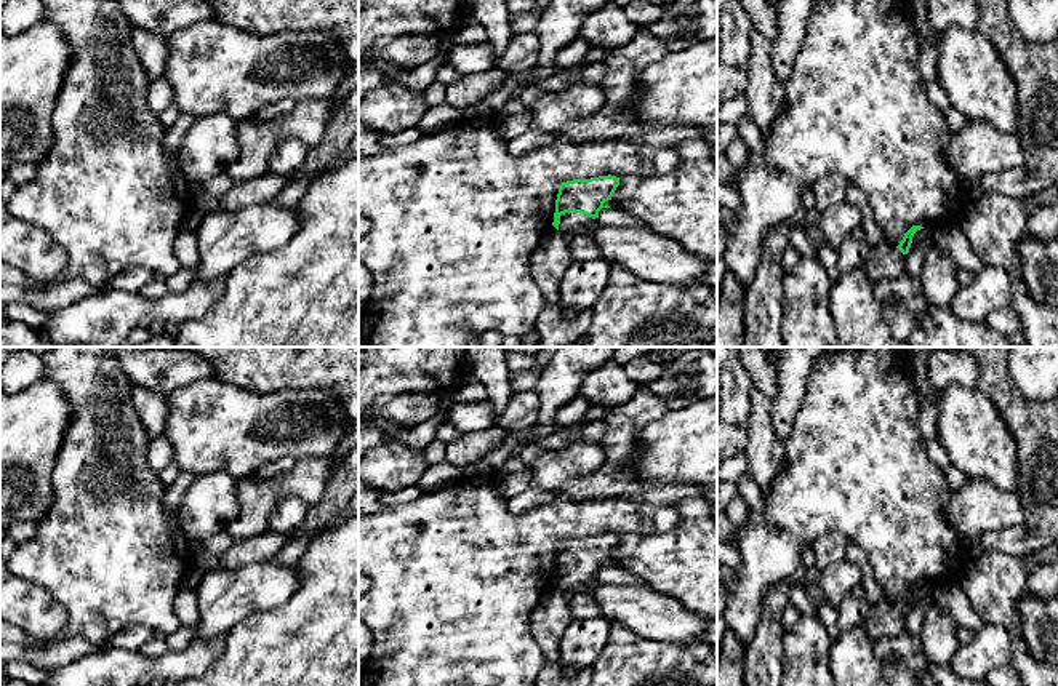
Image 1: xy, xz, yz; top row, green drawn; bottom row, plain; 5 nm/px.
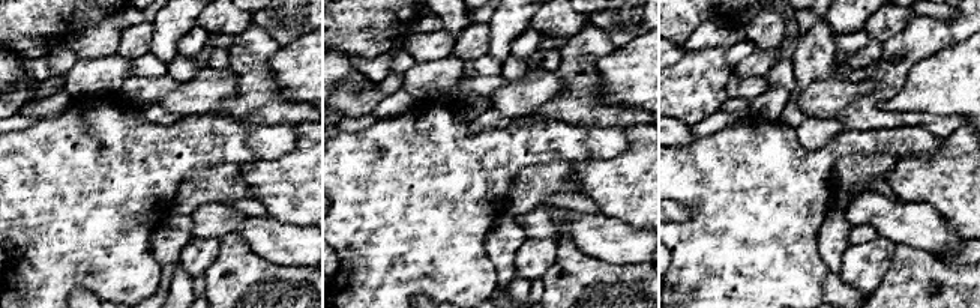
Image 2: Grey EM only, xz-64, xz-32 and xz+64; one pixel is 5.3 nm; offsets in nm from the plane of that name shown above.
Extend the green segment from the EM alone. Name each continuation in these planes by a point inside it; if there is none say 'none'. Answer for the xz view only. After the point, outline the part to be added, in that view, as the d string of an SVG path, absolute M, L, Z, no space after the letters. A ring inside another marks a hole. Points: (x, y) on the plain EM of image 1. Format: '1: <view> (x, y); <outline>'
1: xz (569, 579); M565 571L560 574L560 582L559 582L559 588L562 592L571 588L571 587L578 587L583 582L586 582L587 579L591 579L592 576L583 572L583 571Z

